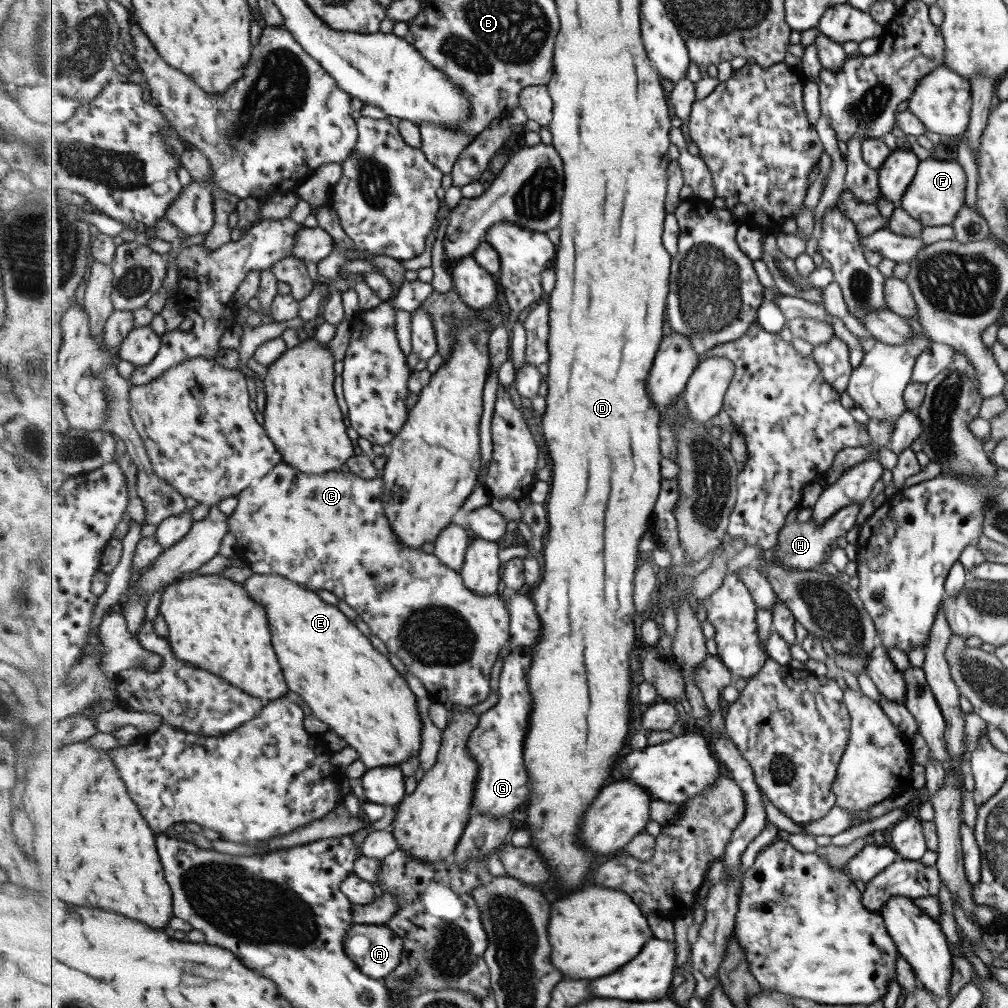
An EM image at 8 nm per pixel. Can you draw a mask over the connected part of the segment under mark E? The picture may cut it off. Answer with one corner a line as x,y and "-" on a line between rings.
253,574
253,577
248,578
244,583
245,588
249,591
257,602
260,602
268,610
268,619
271,630
273,632
273,646
281,658
281,666
285,666
285,676
289,682
289,688
293,692
299,692
300,702
303,703
308,709
309,713
314,715
317,719
322,720
328,724
335,733
343,738
347,745
353,747
358,754
358,759
365,763
369,769
374,769
383,766
400,766
402,762
413,758
413,756
420,756
423,734
423,719
419,714
418,696
411,690
406,678
401,678
401,674
397,672
397,668
391,664
391,660
381,654
377,650
369,637
365,637
361,630
355,627
353,621
348,618
344,611
339,610
337,605
325,602
316,591
309,589
305,585
294,582
292,579
285,578
277,574

